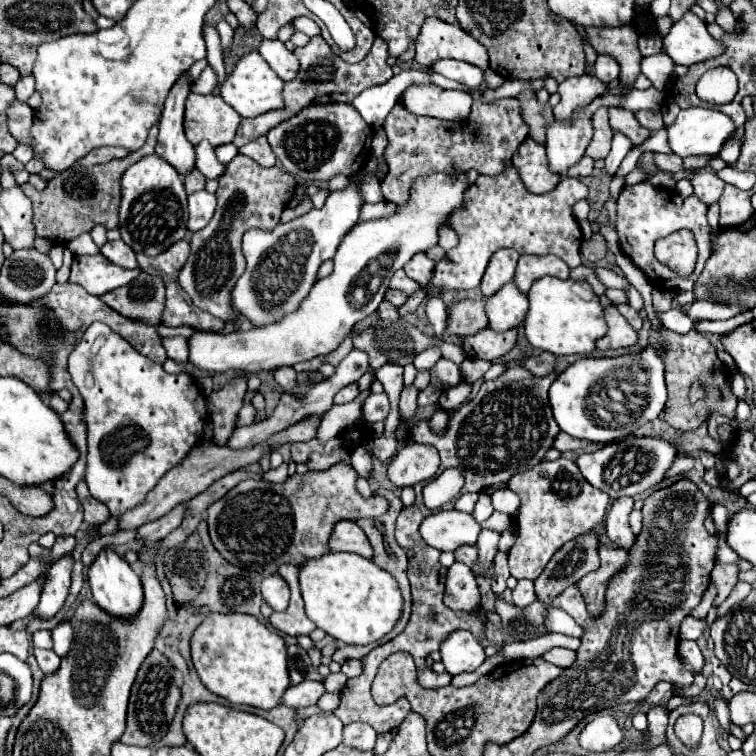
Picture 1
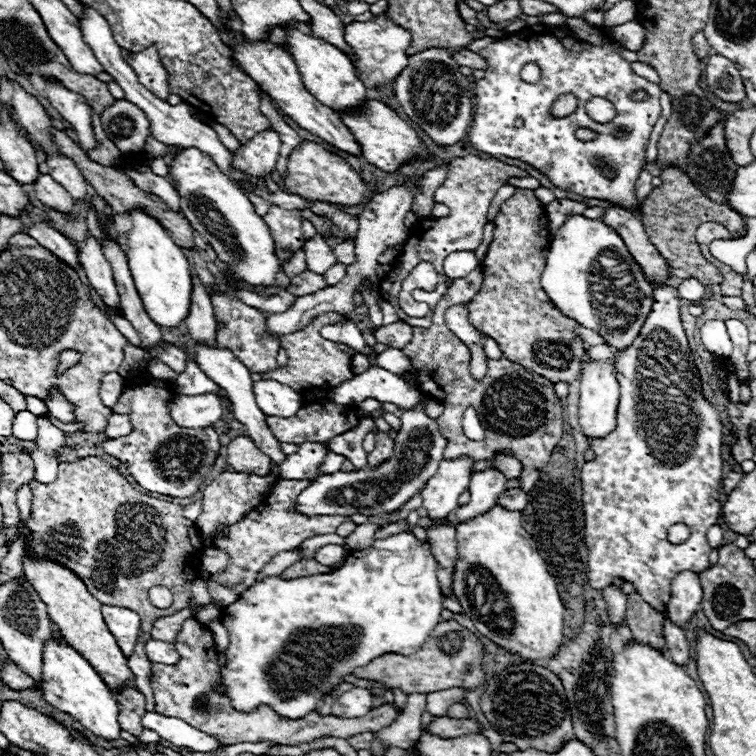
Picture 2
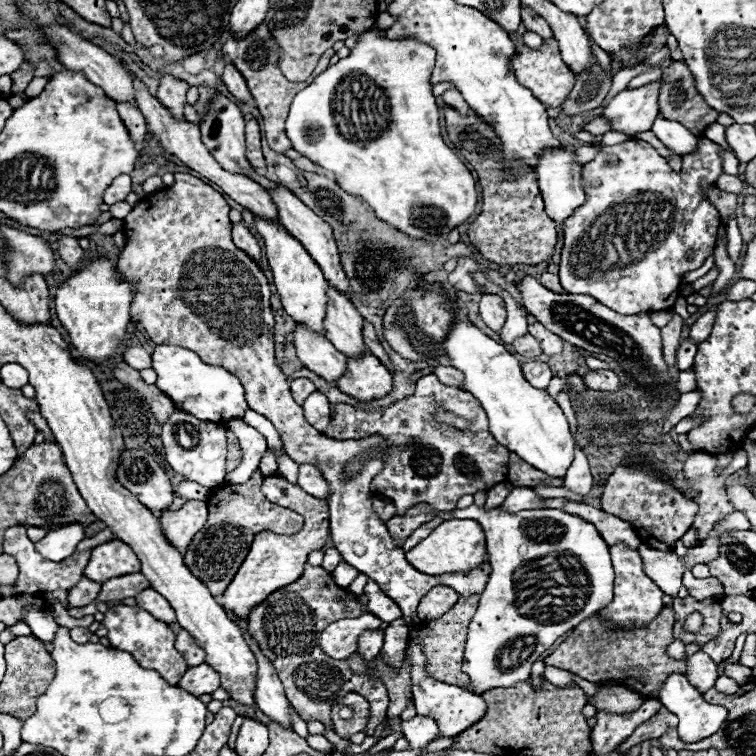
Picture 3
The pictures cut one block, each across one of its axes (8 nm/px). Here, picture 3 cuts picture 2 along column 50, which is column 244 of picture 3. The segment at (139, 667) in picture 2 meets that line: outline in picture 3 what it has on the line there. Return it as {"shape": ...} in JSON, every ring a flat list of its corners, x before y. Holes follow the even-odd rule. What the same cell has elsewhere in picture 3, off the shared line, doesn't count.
{"shape":[[256,470,244,484,222,482,212,490,212,494,206,500,210,516,204,524,204,544,200,544,200,540,196,538,184,554,184,562,192,570,192,574,196,574,196,578,200,578,200,582,204,582,210,588,214,596,224,594,224,590,236,576,236,570,242,566,258,532,270,530,274,534,296,534,296,530,302,528,302,516,270,502,262,494,262,482,264,476,260,474,260,470]]}

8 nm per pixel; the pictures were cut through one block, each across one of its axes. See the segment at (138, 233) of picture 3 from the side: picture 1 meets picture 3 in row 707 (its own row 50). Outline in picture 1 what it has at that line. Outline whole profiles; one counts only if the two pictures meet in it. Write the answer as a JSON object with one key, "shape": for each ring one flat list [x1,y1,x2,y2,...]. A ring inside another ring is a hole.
{"shape":[[428,18,416,38,416,62,430,68,436,60,454,58,488,70,486,48,460,26]]}

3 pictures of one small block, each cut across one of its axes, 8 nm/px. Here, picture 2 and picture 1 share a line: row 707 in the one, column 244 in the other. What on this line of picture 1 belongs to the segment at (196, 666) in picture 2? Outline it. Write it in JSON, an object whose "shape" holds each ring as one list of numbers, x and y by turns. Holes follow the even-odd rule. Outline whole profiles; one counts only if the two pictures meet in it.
{"shape":[[237,154,226,166,224,174,217,180,218,206,206,228,192,234,192,252,180,270,180,286,188,292,190,300,200,308,222,320,236,320,236,312,230,306,230,290,244,272,244,256,240,250,242,234,254,226,274,228,280,222,282,210,294,196,296,180,292,174,272,166,264,168,252,158],[234,378,220,392,212,392,208,396,208,414,214,424,214,442,224,446,234,430,234,420,238,410,242,408,242,398,246,394,246,380]]}

